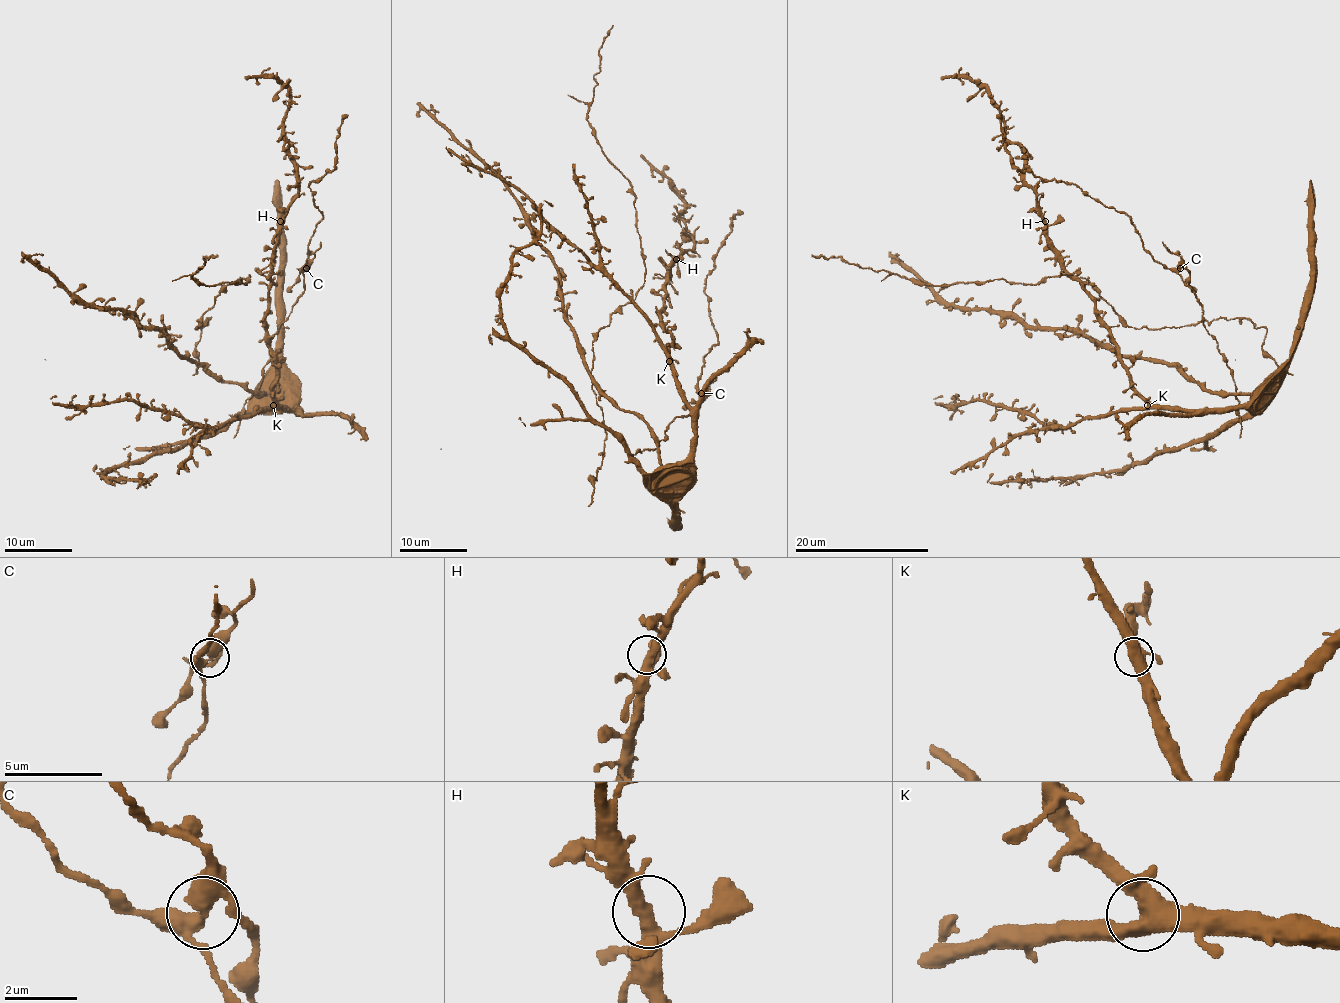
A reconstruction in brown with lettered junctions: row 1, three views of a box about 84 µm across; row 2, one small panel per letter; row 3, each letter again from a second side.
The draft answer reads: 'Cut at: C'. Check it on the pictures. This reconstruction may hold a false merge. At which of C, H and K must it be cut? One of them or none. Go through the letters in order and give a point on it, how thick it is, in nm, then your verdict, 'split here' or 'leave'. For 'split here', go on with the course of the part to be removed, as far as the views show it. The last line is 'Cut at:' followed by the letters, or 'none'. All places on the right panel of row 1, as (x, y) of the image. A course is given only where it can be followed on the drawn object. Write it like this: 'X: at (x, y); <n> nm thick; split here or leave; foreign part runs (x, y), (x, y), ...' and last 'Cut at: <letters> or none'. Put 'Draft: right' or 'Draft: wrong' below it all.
C: at (1180, 268); 360 nm thick; split here; foreign part runs (1179, 268), (1188, 271), (1189, 286), (1194, 291)
H: at (1045, 221); 360 nm thick; leave
K: at (1147, 405); 480 nm thick; leave
Cut at: C
Draft: right

